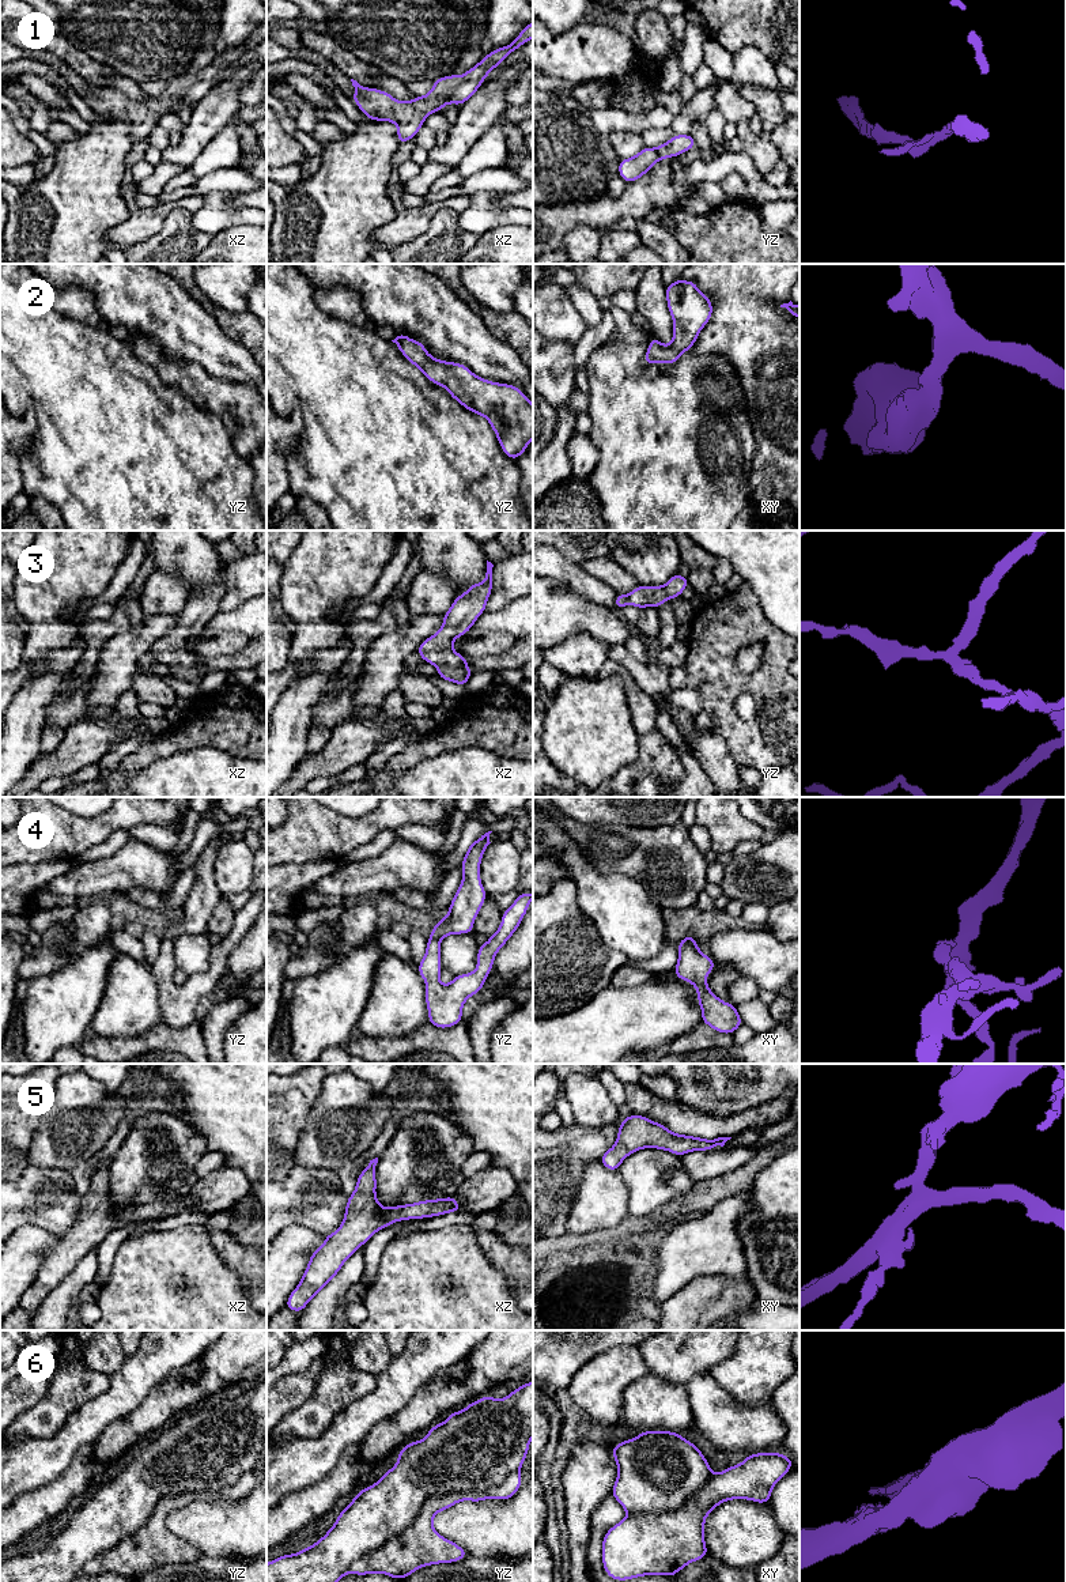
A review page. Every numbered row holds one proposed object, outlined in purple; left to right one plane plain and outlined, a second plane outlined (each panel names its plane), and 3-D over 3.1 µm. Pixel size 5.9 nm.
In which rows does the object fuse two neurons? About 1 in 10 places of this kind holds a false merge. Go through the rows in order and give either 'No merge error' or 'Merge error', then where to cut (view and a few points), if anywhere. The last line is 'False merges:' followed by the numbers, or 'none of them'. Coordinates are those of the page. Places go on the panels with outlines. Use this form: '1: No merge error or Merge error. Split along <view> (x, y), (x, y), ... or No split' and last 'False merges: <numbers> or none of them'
1: No merge error. No split
2: No merge error. No split
3: No merge error. No split
4: No merge error. No split
5: No merge error. No split
6: No merge error. No split
False merges: none of them

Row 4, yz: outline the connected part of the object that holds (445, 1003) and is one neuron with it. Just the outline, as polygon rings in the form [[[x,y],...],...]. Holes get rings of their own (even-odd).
[[[485,832],[469,845],[460,864],[462,881],[447,909],[449,915],[435,924],[428,936],[424,958],[417,966],[419,974],[426,981],[428,1023],[438,1028],[449,1028],[462,1023],[461,1012],[465,1001],[483,989],[496,954],[518,929],[533,899],[533,892],[518,894],[514,903],[502,913],[499,929],[489,936],[485,944],[479,945],[476,970],[469,974],[454,975],[449,985],[441,983],[439,944],[442,939],[447,935],[473,933],[473,922],[485,902],[487,894],[480,880],[480,862],[491,843],[491,832]]]

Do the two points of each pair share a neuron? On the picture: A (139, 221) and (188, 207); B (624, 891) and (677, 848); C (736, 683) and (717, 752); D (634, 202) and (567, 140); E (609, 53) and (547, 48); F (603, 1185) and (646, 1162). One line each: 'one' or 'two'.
A: one
B: two
C: two
D: two
E: one
F: two

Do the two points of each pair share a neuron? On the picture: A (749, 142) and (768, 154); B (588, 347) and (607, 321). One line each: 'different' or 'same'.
A: same
B: same

